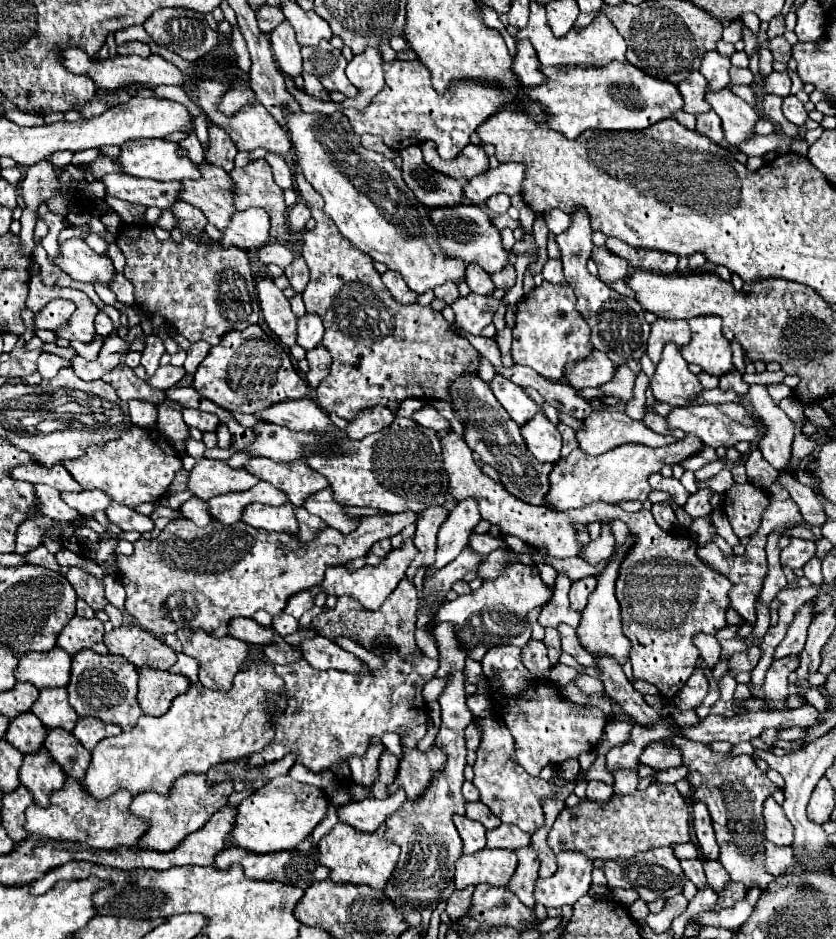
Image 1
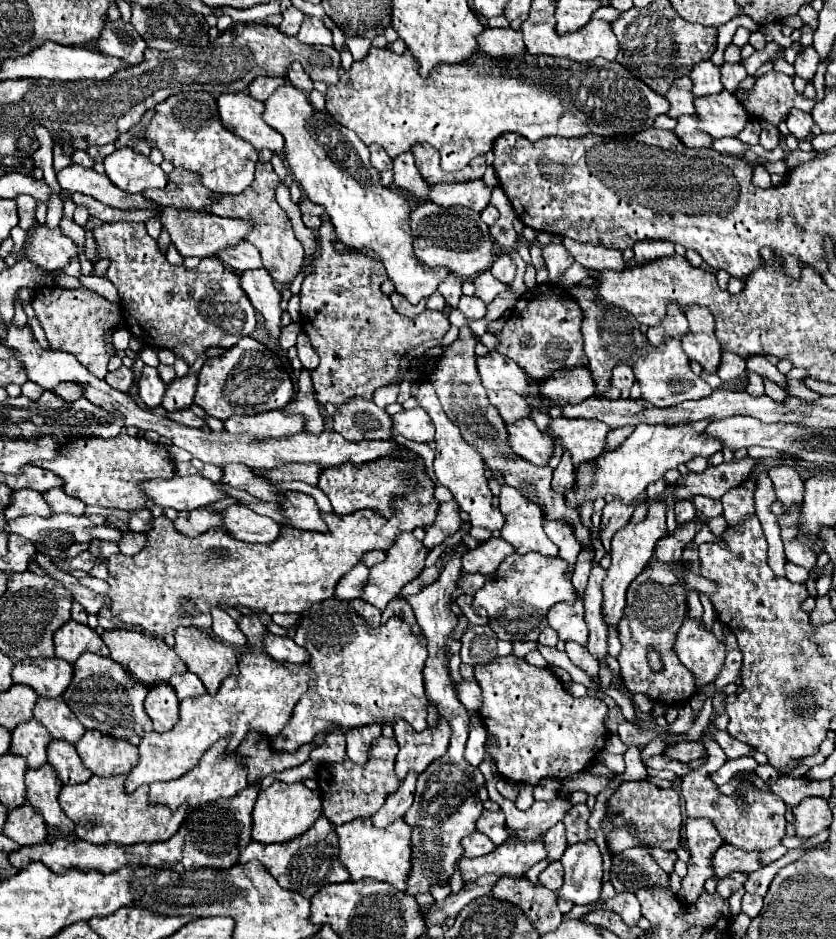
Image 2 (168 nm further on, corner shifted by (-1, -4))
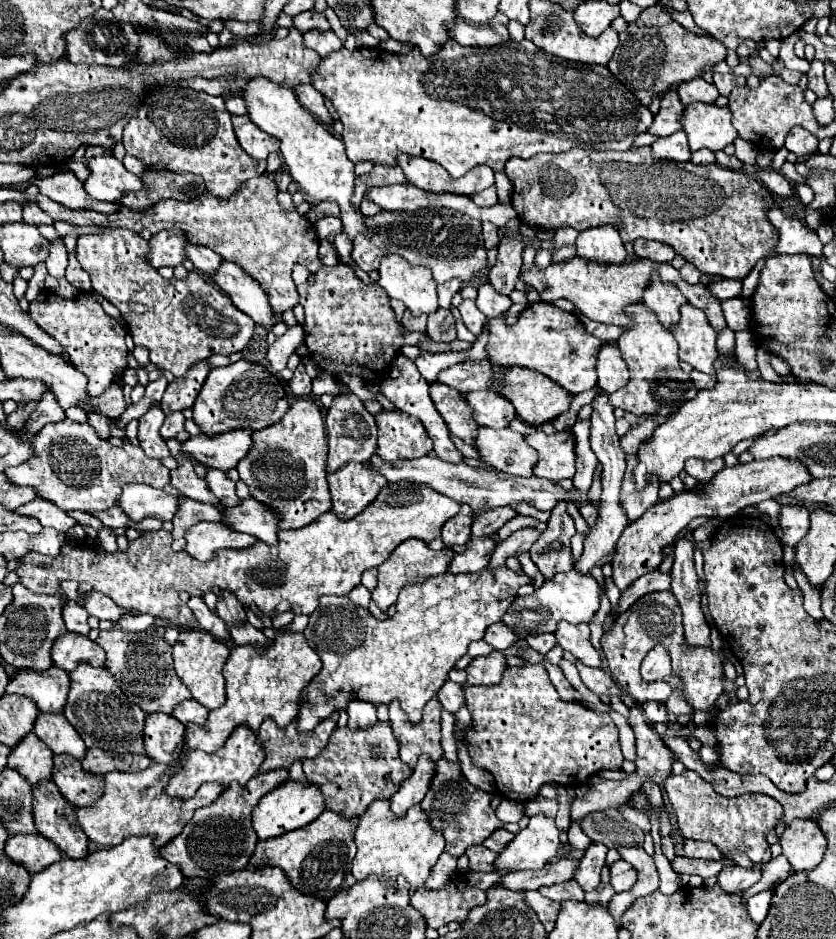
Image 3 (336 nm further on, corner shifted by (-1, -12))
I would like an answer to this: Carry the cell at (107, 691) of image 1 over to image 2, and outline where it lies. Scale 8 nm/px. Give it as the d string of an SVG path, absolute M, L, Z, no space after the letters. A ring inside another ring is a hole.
M83 653L73 663L73 681L63 693L65 703L77 715L85 729L97 729L105 735L129 741L139 745L139 735L135 733L135 725L141 725L145 731L151 731L151 719L145 713L143 699L147 695L147 687L143 687L137 679L131 679L127 671L119 663L109 657L101 657L95 653Z

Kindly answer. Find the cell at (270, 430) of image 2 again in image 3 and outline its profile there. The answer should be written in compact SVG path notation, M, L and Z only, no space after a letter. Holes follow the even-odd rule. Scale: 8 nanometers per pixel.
M239 429L215 437L207 437L203 433L197 437L189 437L181 449L183 453L191 455L193 461L227 473L237 467L237 463L243 459L243 455L247 455L251 445L251 431Z

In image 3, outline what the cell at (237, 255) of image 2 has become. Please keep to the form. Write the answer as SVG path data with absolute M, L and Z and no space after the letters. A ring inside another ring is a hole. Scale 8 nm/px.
M189 245L189 247L185 247L185 255L195 265L195 269L199 269L203 273L213 273L221 265L221 257L215 251L211 251L209 247Z

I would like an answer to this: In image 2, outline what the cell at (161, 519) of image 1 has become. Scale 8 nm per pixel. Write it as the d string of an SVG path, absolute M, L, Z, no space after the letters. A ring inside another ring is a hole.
M139 509L139 511L133 511L131 513L131 519L129 519L129 527L133 527L133 531L147 531L151 529L151 511L149 509Z

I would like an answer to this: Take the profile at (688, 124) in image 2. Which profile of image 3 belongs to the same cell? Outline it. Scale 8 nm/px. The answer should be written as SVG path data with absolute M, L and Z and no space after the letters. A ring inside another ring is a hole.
M677 131L675 135L667 139L657 139L653 145L653 159L671 159L671 161L689 161L689 147L687 147L687 135L683 131Z

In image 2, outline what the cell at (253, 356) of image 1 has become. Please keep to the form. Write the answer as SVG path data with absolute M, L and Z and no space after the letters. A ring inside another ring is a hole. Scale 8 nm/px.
M253 337L241 339L235 347L219 357L211 357L199 371L195 403L211 417L225 421L231 415L257 415L273 409L283 409L295 397L293 381L281 359Z

